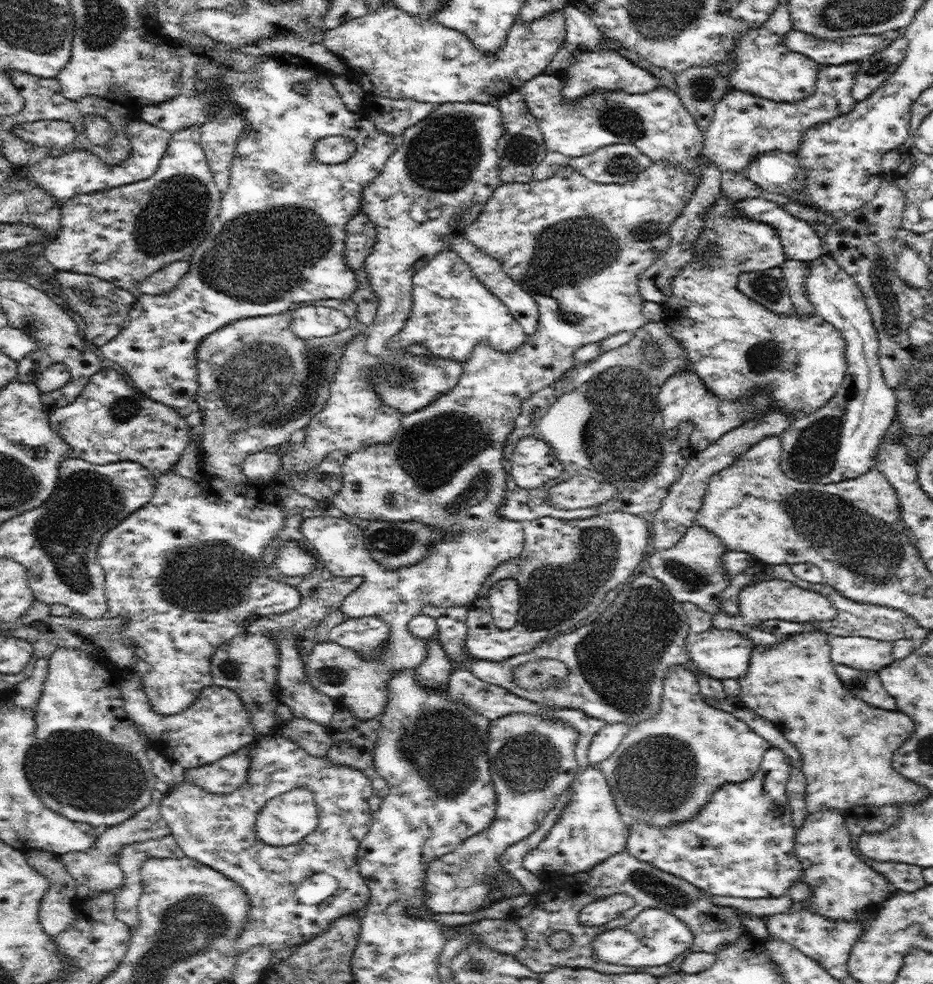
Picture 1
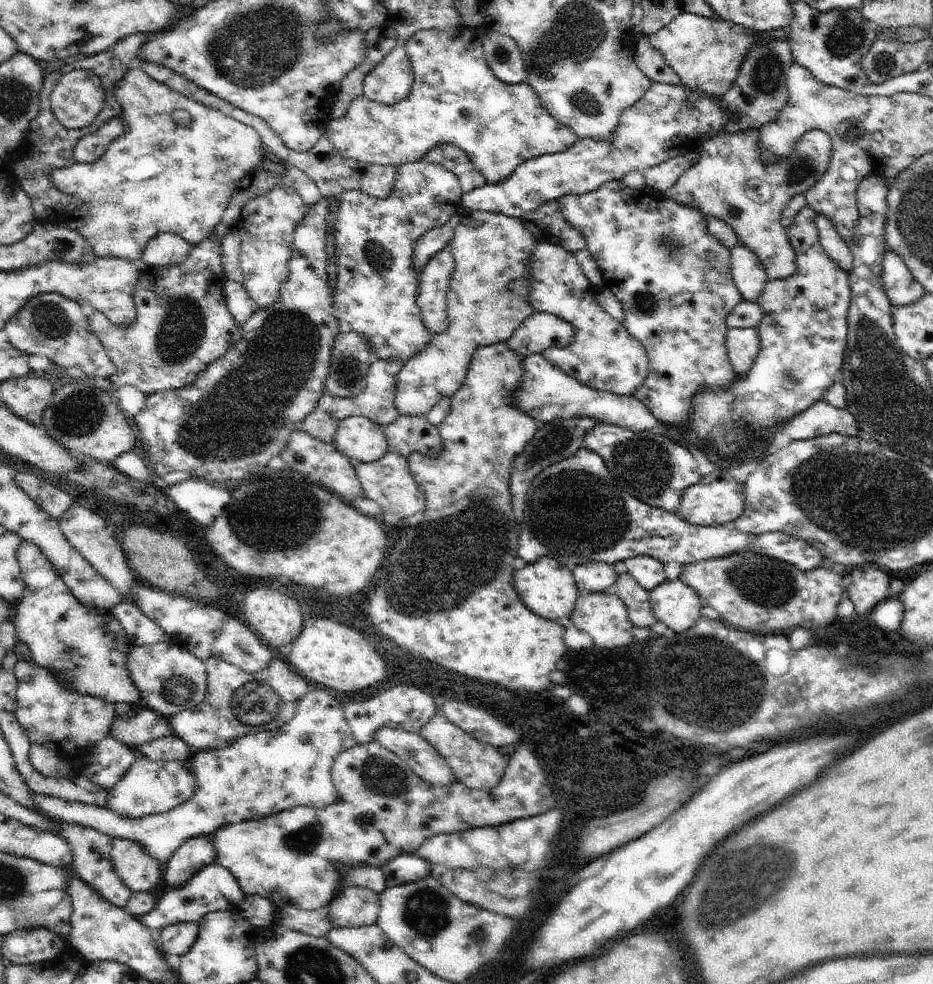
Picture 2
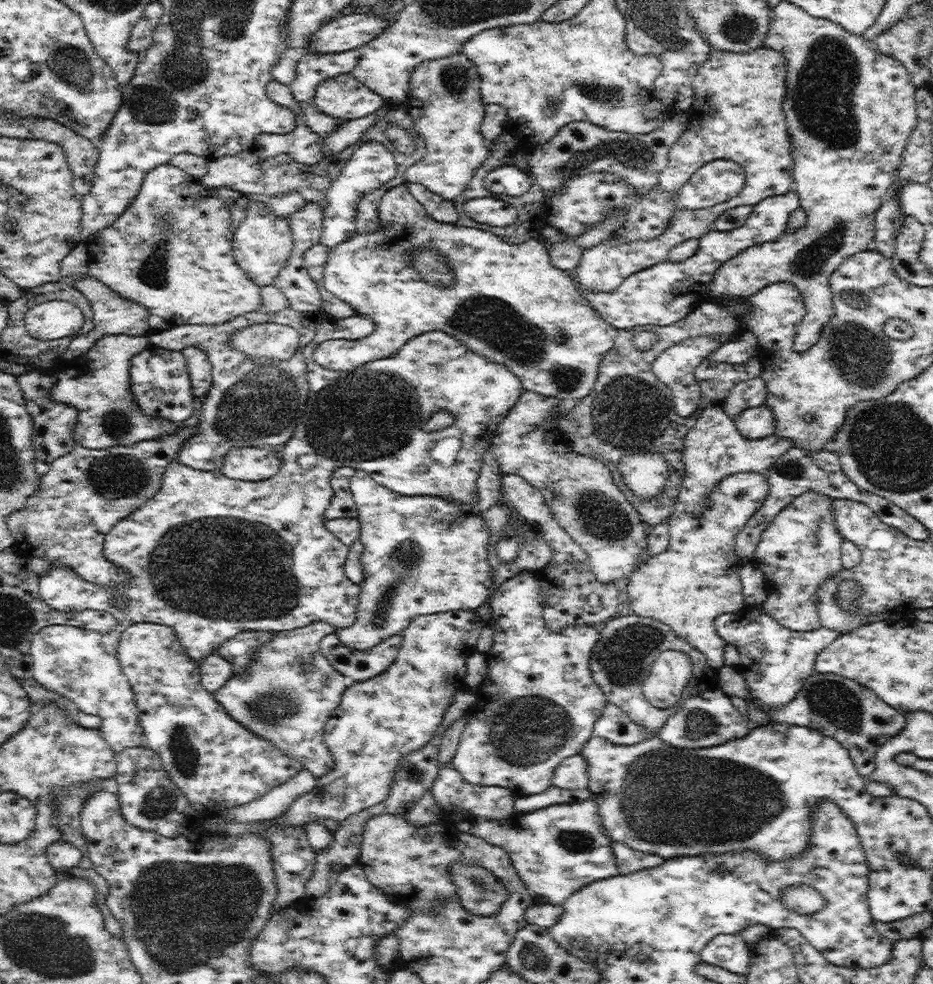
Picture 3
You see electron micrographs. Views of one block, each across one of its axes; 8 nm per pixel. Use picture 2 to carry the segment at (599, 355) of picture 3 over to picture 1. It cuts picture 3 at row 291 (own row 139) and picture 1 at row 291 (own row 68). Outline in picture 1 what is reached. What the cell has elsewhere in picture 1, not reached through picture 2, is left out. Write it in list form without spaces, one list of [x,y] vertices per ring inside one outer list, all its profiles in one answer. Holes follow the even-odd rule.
[[[453,250],[439,252],[431,262],[415,272],[413,308],[403,330],[387,340],[387,348],[403,350],[413,344],[423,344],[437,358],[451,358],[459,364],[467,362],[473,348],[483,340],[497,352],[517,352],[527,340],[521,324],[513,318],[509,308],[489,292],[471,268]]]

